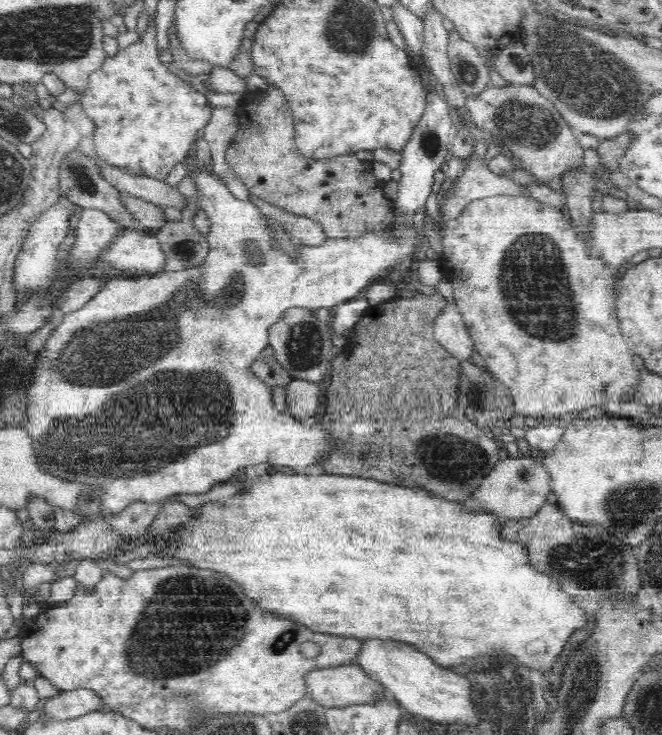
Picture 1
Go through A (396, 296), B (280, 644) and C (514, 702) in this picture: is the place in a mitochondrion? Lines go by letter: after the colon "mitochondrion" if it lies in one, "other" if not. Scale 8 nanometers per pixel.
A: other
B: mitochondrion
C: mitochondrion

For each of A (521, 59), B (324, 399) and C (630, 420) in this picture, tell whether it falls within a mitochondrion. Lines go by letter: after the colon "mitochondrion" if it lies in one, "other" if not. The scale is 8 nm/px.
A: mitochondrion
B: other
C: other

